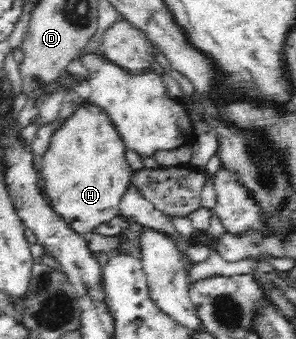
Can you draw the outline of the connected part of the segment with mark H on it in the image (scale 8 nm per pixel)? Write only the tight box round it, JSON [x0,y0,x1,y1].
[40,99,135,234]

